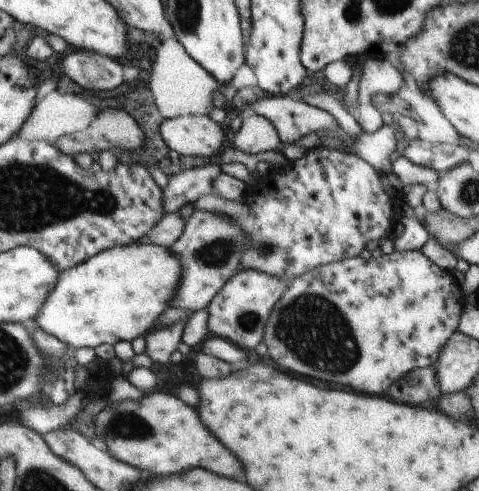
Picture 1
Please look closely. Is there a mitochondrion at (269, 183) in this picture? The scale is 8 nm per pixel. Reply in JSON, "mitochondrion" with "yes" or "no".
{"mitochondrion":"no"}

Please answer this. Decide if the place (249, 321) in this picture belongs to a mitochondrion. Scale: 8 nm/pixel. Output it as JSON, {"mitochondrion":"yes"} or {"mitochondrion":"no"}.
{"mitochondrion":"yes"}

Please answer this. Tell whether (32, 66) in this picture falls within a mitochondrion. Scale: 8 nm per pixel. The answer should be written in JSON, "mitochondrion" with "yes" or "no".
{"mitochondrion":"no"}

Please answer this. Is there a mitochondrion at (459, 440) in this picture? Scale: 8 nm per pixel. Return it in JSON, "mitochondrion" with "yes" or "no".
{"mitochondrion":"no"}

